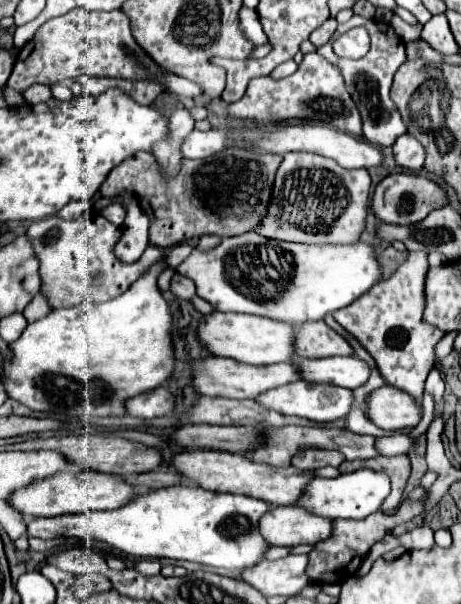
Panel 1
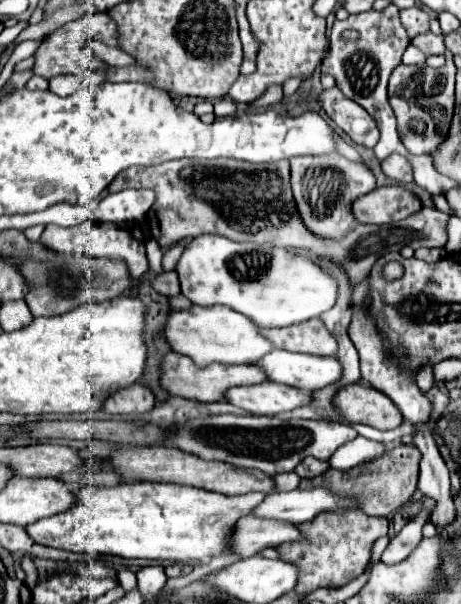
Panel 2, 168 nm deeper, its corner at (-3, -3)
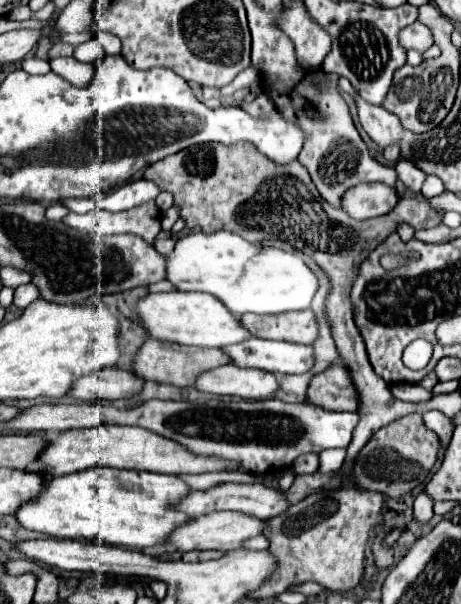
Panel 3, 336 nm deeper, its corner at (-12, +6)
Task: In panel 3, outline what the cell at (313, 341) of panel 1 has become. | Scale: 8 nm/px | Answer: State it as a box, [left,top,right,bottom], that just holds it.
[242,308,318,344]

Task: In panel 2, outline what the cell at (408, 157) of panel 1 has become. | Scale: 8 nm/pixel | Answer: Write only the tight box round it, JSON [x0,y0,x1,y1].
[381,155,413,185]

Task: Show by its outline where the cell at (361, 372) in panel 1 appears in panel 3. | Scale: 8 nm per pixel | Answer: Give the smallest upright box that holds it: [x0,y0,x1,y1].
[224,338,314,374]

